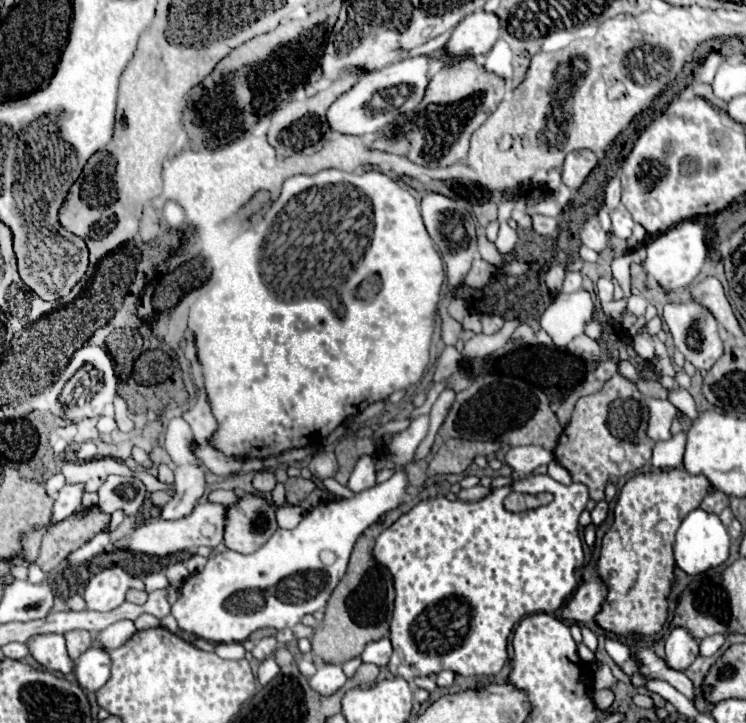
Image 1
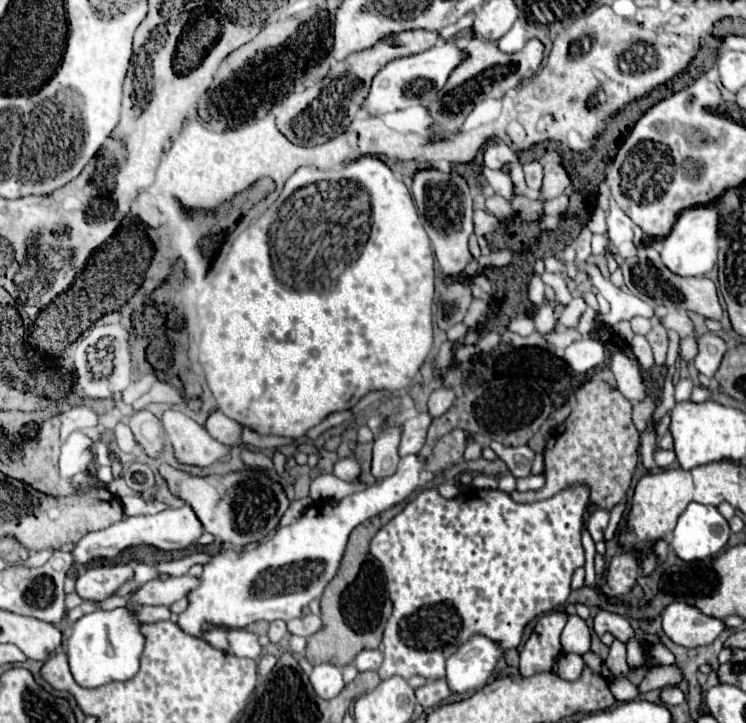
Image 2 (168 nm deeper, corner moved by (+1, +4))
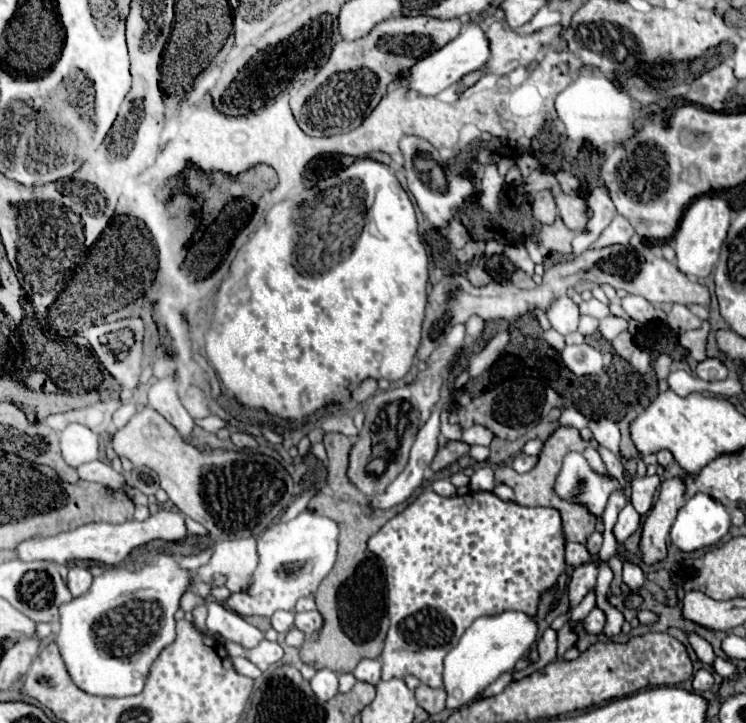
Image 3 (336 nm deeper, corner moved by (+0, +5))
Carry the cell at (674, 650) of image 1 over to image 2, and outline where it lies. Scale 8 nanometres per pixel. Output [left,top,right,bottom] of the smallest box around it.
[663,602,725,648]

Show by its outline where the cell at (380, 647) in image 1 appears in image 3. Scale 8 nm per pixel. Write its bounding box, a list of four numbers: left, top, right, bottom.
[354,659,380,685]

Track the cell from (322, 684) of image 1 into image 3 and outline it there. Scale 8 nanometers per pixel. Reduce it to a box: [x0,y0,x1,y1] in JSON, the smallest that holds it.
[310,669,338,701]

